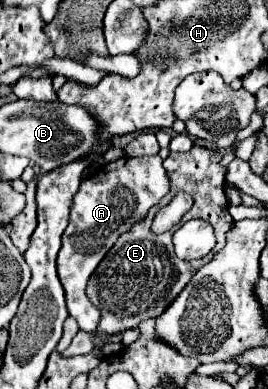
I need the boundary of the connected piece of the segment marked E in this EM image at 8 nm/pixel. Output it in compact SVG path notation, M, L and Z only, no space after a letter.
M164 203L150 209L148 217L134 229L118 237L114 247L106 253L88 283L88 299L102 311L102 323L98 333L118 333L130 327L138 327L144 319L156 319L188 285L196 273L196 265L180 261L172 247L172 233L180 225L174 226L164 235L154 235L150 231L156 211Z

